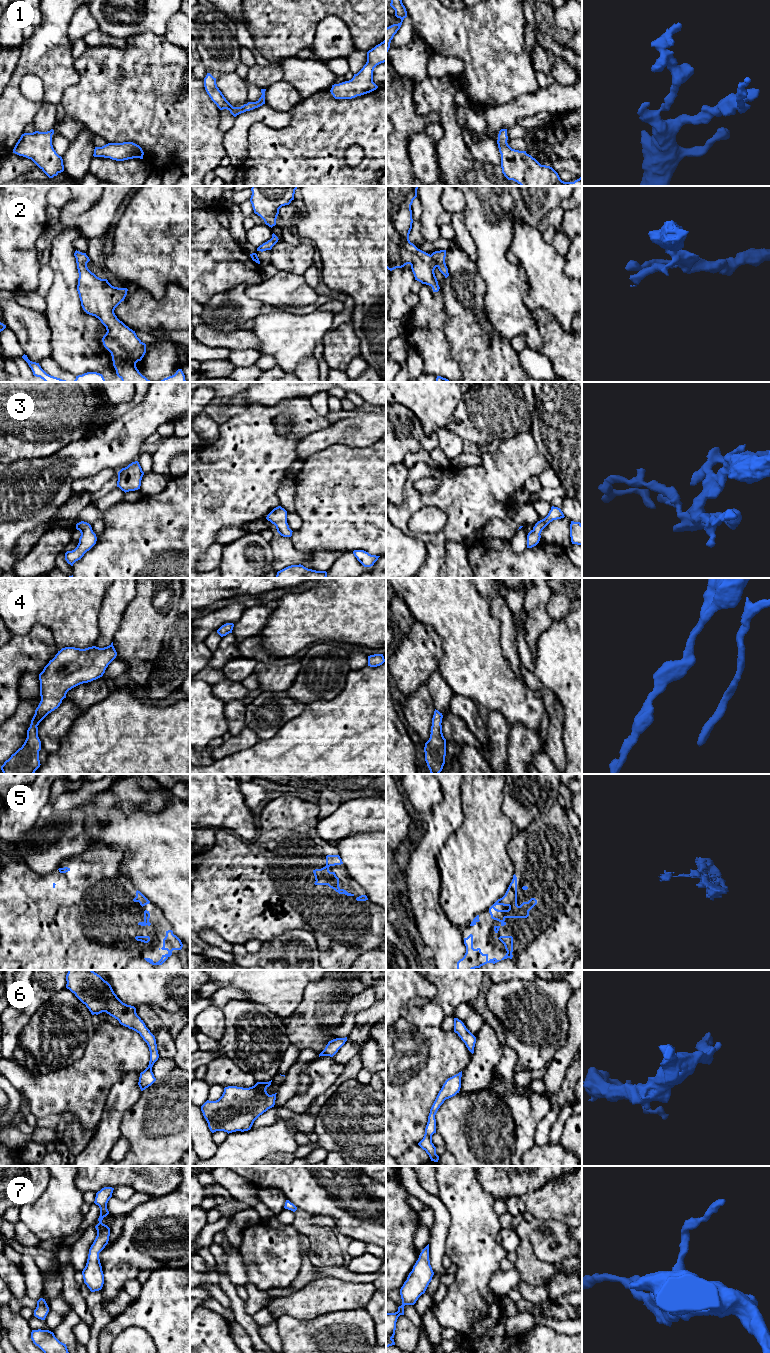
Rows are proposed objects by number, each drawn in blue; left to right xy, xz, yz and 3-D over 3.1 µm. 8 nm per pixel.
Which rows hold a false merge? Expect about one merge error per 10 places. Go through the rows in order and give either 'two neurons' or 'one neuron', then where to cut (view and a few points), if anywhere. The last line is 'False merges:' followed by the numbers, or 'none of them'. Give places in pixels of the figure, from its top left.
1: one neuron | no cut
2: one neuron | no cut
3: one neuron | no cut
4: one neuron | no cut
5: one neuron | no cut
6: one neuron | no cut
7: one neuron | no cut
False merges: none of them

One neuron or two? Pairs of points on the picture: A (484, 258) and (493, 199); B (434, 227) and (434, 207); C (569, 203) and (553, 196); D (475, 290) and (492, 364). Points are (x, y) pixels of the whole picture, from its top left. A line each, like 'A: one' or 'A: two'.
A: one
B: one
C: two
D: one

